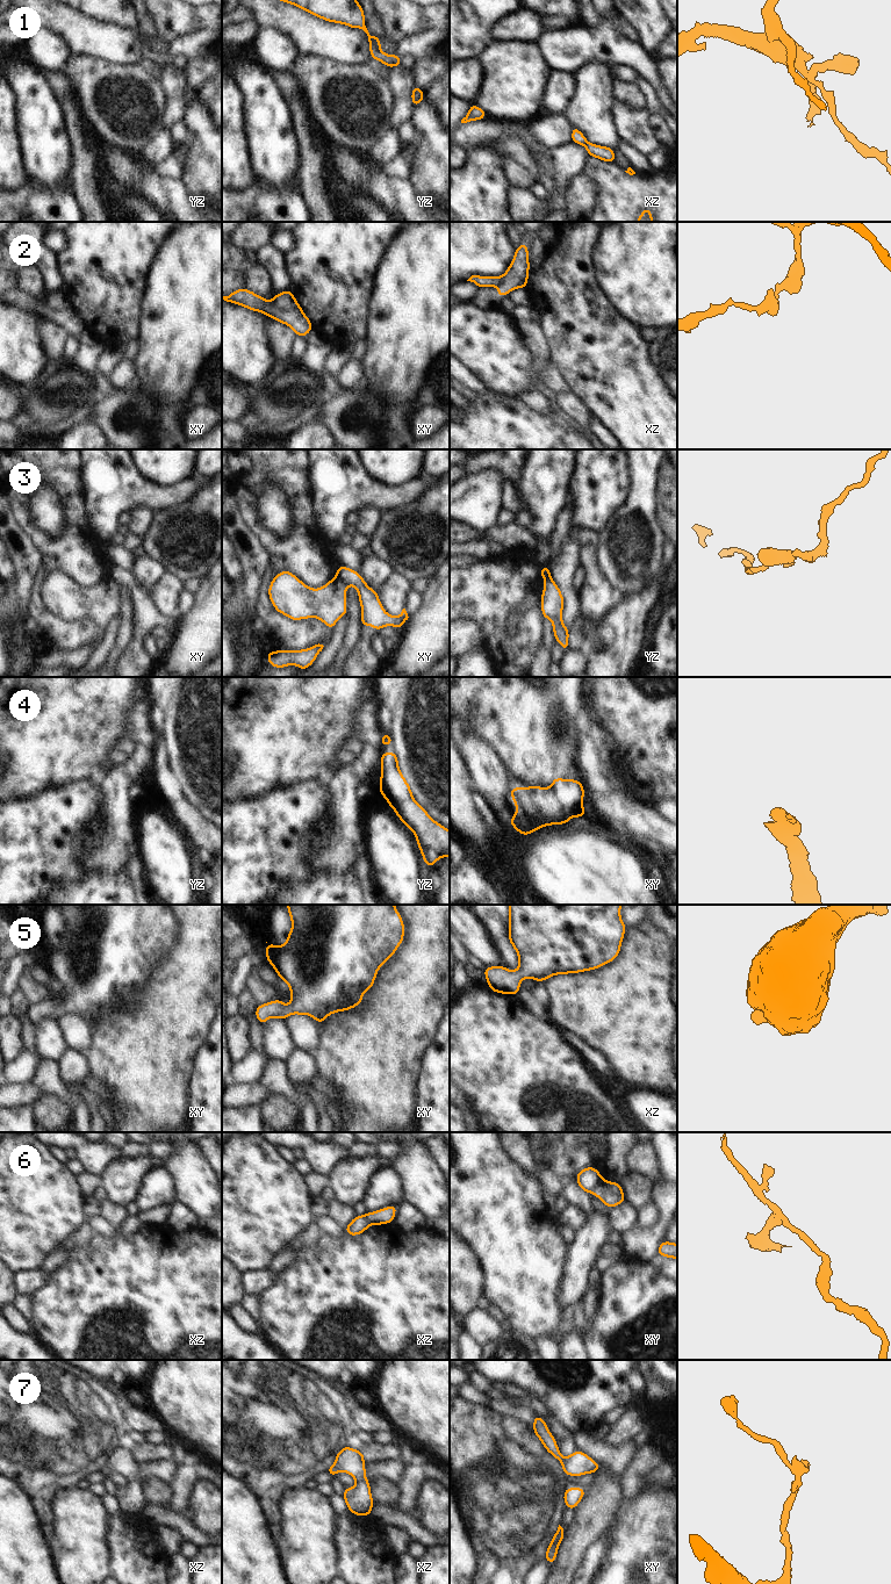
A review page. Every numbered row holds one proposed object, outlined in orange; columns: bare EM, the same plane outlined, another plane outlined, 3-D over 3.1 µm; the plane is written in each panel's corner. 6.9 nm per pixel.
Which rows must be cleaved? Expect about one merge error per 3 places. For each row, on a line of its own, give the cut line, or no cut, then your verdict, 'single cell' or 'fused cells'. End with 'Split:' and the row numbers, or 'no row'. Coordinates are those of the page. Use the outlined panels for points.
1: yz (369, 36), (369, 40), (379, 49) | fused cells
2: no cut | single cell
3: xy (336, 576), (347, 585) | fused cells
4: no cut | single cell
5: no cut | single cell
6: xy (602, 1178), (593, 1192) | fused cells
7: no cut | single cell
Split: 1, 3, 6

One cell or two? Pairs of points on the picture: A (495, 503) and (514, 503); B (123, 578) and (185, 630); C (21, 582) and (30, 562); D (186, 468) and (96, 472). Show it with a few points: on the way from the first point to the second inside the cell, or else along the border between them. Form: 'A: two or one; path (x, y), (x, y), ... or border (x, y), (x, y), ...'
A: two; border (507, 479), (503, 483), (502, 508)
B: two; border (181, 617), (171, 630)
C: one; path (23, 577), (26, 567)
D: two; border (133, 461), (144, 477), (162, 486)

